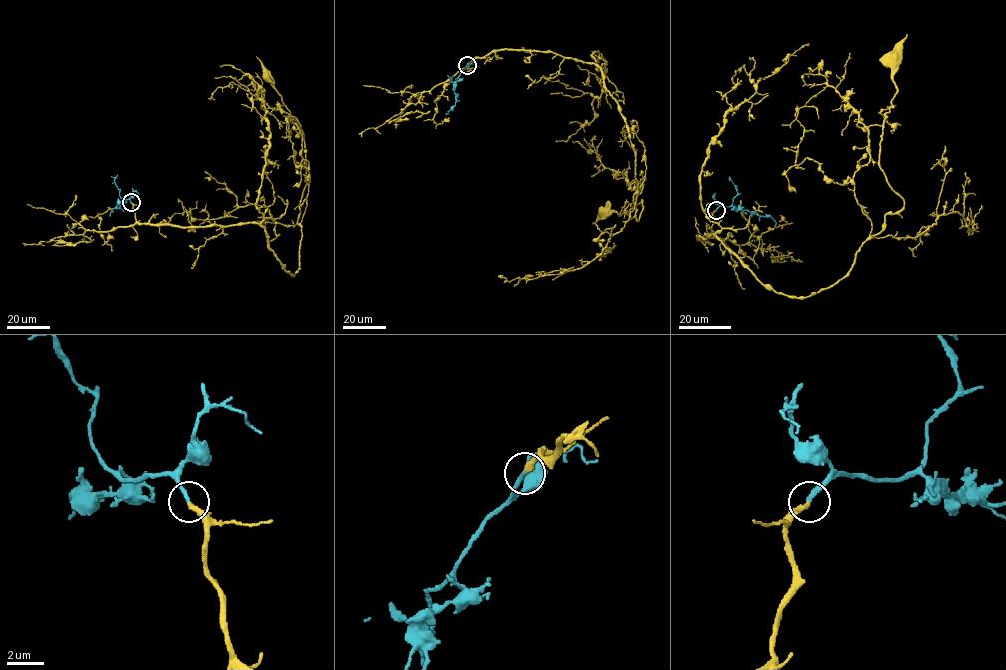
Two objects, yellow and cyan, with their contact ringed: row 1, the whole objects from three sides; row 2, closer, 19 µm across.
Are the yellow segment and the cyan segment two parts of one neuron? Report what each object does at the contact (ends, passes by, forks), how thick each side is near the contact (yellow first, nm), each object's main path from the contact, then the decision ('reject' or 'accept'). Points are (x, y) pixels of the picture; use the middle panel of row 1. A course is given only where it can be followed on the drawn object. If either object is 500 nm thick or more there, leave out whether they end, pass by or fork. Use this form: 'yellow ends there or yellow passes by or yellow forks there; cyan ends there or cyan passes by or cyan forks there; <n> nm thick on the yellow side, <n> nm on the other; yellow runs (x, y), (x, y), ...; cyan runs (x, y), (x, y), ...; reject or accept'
yellow ends there; cyan ends there; 280 nm thick on the yellow side, 220 nm on the other; yellow runs (467, 65), (513, 49), (600, 69), (635, 153), (637, 221), (643, 208), (642, 200), (620, 215), (603, 210); cyan runs (467, 65), (455, 83), (456, 104), (446, 113); accept

